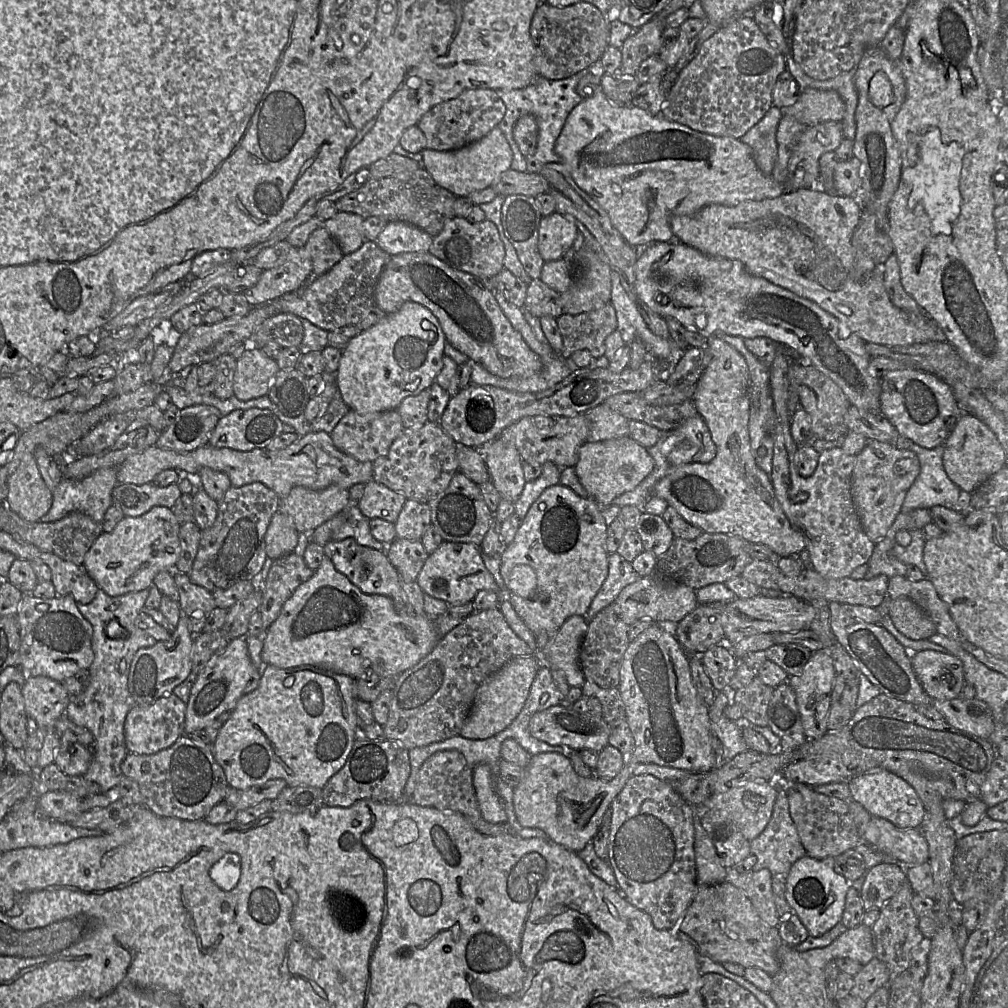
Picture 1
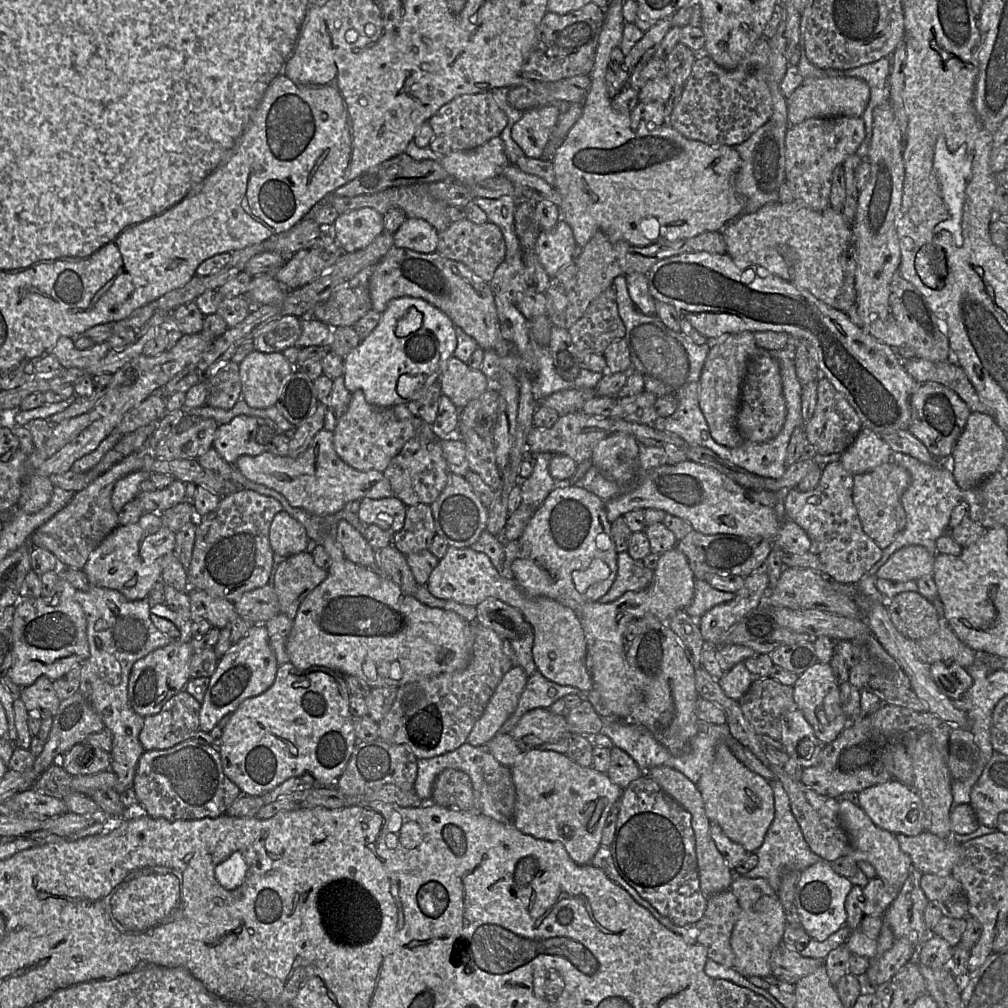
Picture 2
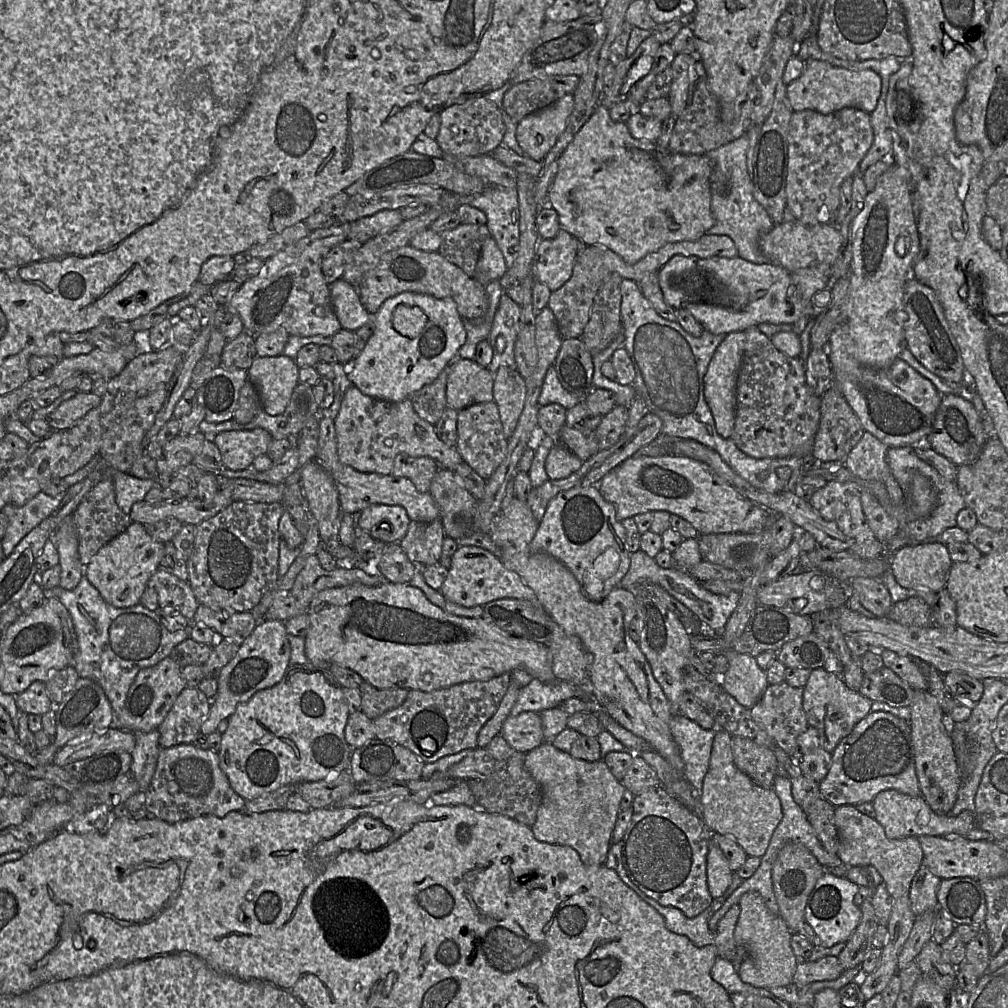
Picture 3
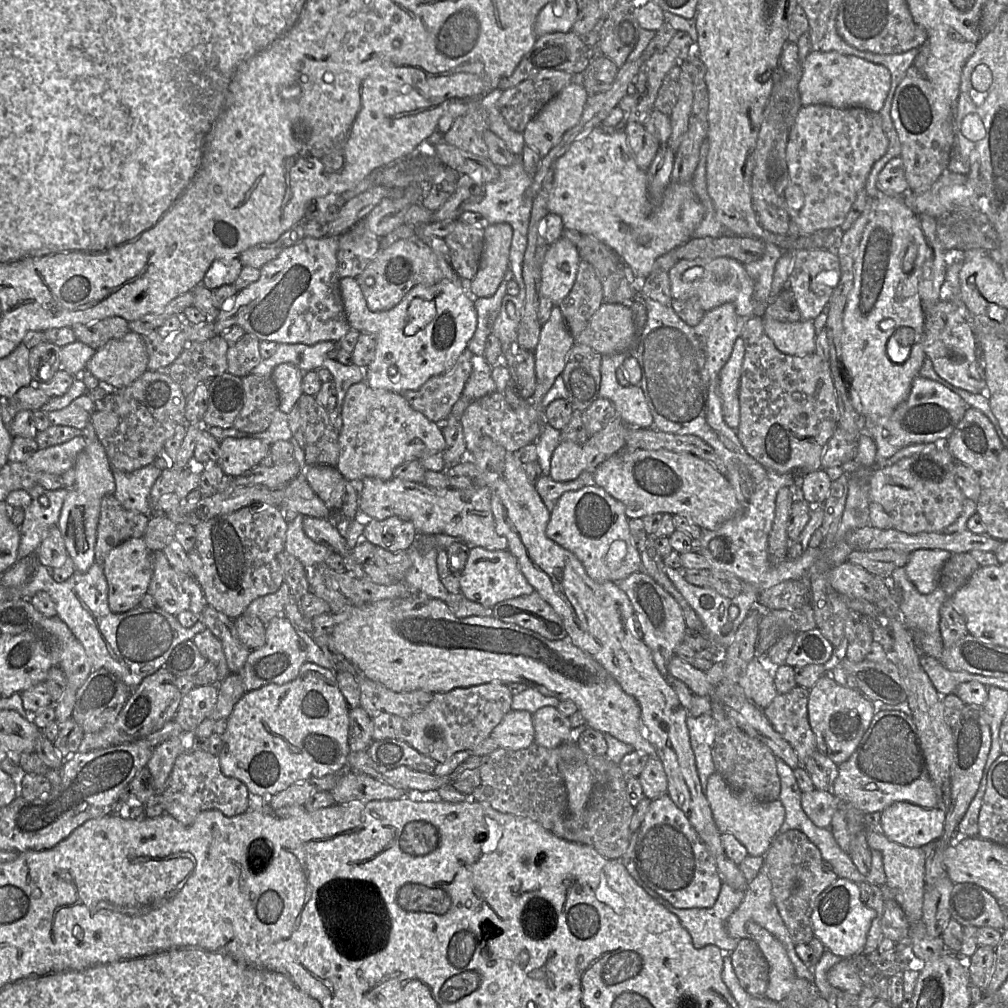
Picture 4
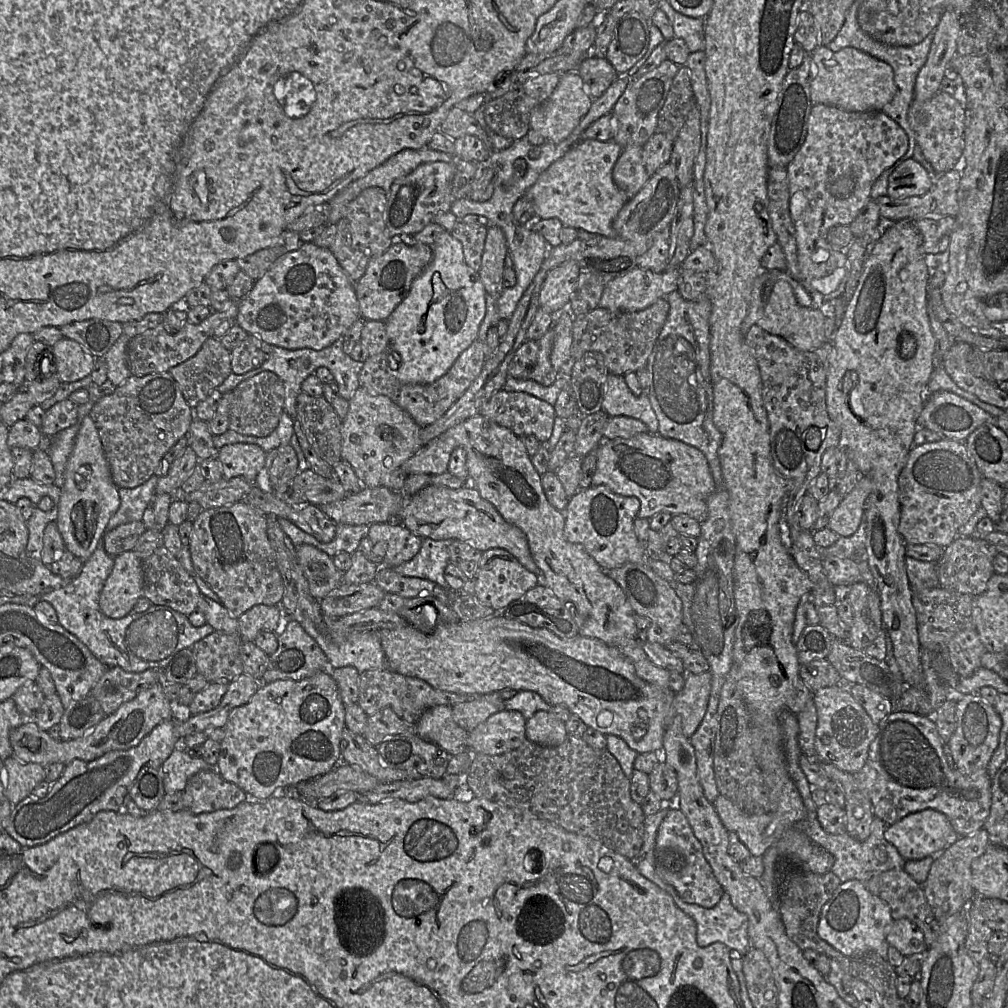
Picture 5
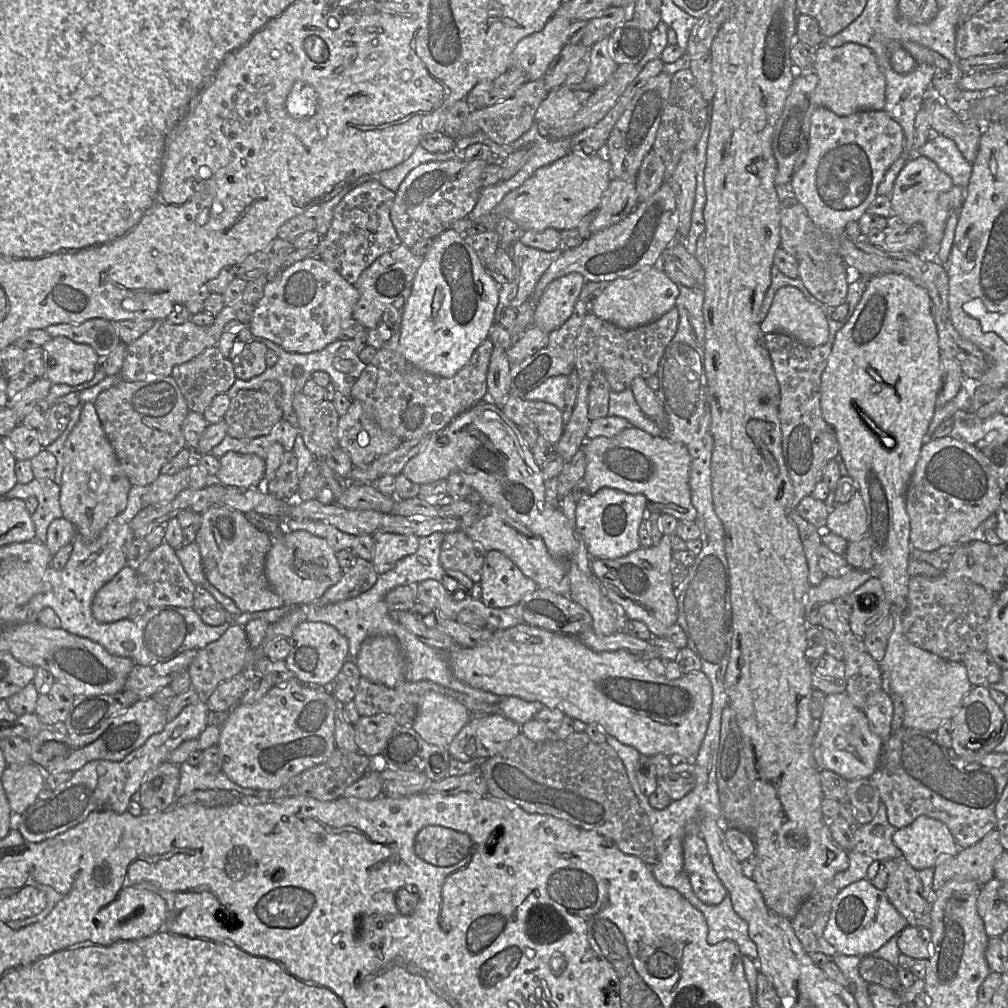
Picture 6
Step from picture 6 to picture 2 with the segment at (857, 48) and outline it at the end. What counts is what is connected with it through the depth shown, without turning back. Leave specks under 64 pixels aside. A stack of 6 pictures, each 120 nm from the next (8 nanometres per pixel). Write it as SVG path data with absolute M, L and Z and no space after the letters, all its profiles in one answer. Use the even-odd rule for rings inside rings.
M856 77L807 78L787 98L787 117L790 125L797 125L809 118L835 116L862 117L870 99L870 87Z

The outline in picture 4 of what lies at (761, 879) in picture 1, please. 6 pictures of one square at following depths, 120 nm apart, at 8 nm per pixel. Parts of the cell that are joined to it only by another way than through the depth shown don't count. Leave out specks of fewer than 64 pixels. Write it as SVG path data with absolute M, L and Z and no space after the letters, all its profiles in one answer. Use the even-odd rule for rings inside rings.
M754 921L747 923L746 932L748 938L757 943L769 965L766 998L776 1002L783 1001L793 989L797 977L784 945Z

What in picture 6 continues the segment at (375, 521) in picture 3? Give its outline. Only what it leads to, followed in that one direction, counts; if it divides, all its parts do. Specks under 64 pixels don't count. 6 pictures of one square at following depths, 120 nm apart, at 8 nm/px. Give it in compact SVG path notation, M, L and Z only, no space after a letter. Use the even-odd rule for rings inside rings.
M375 532L372 537L372 562L378 575L390 571L400 559L414 554L419 547L419 537L414 534Z

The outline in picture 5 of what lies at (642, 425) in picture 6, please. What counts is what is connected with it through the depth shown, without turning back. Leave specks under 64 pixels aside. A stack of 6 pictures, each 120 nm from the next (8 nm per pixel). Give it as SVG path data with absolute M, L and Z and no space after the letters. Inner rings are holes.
M609 373L602 410L609 417L626 416L642 421L651 434L658 434L658 420L647 392L635 395L626 385L624 376Z

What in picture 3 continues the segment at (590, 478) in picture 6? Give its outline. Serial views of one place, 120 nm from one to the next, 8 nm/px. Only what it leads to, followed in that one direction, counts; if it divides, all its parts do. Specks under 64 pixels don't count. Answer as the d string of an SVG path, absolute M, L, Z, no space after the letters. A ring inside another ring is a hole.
M681 455L630 457L604 476L598 488L615 506L618 521L646 512L668 511L690 522L700 535L760 532L773 514L740 494L707 464Z

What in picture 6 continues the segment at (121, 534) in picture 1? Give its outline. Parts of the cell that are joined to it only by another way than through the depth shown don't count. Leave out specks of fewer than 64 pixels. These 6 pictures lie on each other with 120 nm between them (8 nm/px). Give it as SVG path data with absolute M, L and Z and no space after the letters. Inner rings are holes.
M126 565L95 595L92 613L100 623L112 623L129 617L136 600L137 573Z

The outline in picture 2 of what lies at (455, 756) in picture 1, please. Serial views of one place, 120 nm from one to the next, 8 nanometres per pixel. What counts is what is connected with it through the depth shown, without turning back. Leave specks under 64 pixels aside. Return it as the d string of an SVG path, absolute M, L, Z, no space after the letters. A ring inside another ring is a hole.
M446 769L436 778L430 801L463 811L475 811L473 786L469 776L456 769Z

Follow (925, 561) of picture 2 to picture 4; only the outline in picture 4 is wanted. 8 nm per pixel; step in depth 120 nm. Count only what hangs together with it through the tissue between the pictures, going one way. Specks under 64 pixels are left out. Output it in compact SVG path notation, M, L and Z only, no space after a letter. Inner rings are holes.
M942 549L915 550L909 553L904 566L906 575L920 593L932 593L939 586L940 571L951 555Z

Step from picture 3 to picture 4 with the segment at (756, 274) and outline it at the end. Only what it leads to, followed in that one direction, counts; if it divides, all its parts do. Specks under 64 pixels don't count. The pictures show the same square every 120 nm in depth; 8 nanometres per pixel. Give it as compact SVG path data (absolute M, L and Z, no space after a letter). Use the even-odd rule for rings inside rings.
M730 257L715 259L680 259L669 272L670 290L673 299L695 298L700 307L710 311L725 303L732 303L736 313L743 317L758 317L758 304L754 298L754 283L744 264Z

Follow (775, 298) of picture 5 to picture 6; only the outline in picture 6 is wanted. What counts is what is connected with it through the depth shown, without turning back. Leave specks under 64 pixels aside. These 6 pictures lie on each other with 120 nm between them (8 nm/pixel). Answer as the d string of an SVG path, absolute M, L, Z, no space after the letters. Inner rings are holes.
M792 286L782 287L776 292L760 327L764 334L784 333L809 347L824 345L829 338L829 322L826 314L821 308L809 302L798 288Z

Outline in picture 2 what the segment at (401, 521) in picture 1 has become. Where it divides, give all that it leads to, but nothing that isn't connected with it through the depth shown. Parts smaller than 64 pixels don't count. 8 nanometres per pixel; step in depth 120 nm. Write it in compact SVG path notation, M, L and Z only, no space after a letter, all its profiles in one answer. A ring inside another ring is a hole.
M431 504L407 507L403 528L394 534L393 545L404 555L429 550L436 535Z

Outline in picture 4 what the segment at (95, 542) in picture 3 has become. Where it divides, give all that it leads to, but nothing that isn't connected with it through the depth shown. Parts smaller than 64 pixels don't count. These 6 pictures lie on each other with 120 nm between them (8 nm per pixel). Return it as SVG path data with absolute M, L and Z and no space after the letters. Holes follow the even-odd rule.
M115 495L101 500L95 543L95 562L103 564L108 553L130 538L142 538L150 515L125 509Z

